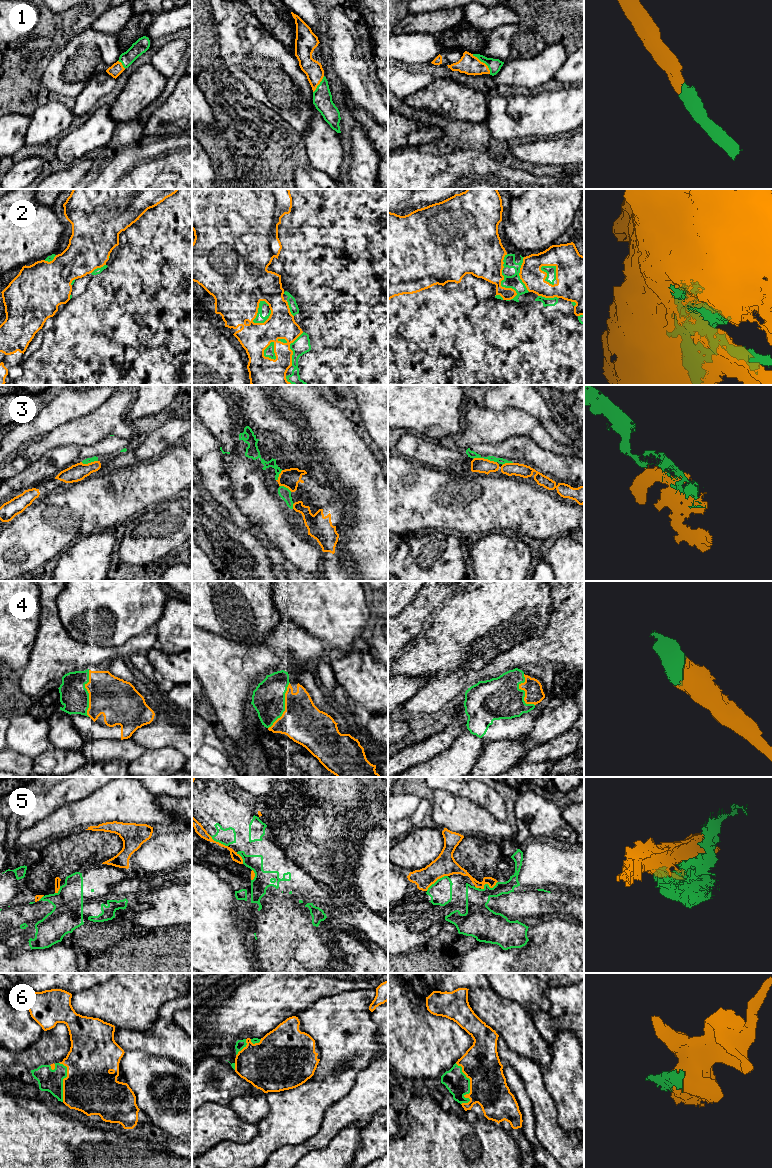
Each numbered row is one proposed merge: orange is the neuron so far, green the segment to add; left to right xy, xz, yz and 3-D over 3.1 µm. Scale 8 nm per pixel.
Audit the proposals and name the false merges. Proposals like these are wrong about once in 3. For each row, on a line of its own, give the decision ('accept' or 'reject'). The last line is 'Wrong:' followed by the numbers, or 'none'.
1: accept
2: accept
3: reject
4: accept
5: reject
6: accept
Wrong: 3, 5

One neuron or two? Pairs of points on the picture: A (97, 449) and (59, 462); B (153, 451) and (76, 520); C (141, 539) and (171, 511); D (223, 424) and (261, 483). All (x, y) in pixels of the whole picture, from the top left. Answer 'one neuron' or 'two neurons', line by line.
A: one neuron
B: two neurons
C: one neuron
D: one neuron

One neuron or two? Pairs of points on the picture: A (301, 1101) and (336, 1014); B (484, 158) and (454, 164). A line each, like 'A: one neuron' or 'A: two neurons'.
A: one neuron
B: two neurons

